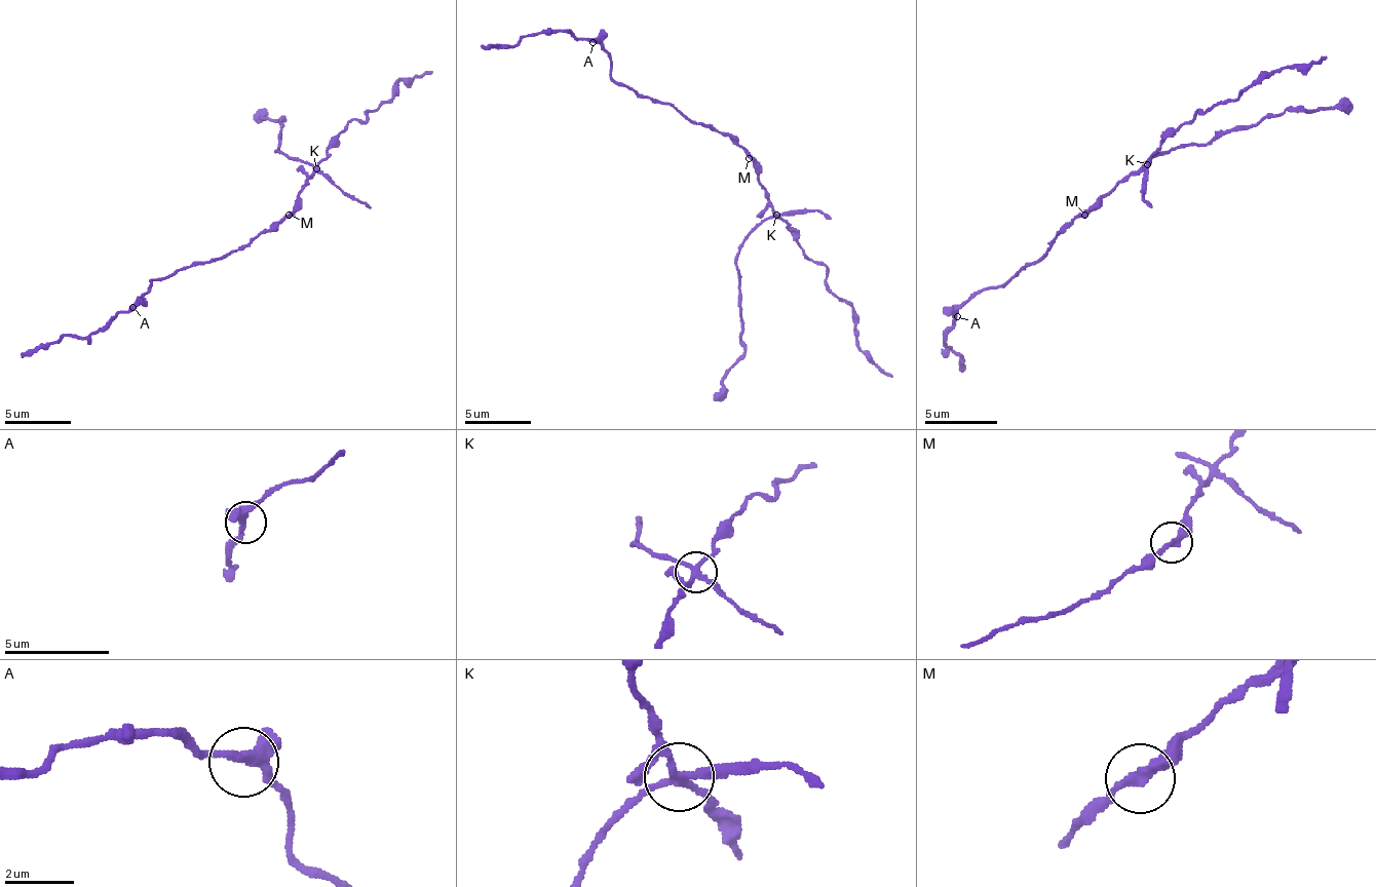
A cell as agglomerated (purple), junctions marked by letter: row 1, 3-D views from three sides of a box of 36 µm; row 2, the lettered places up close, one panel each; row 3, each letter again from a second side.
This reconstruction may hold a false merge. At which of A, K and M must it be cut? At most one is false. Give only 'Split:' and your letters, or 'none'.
Split: K

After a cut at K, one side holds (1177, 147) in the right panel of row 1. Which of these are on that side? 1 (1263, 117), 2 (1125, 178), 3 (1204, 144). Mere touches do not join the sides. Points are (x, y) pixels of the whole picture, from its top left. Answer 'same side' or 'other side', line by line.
1: same side
2: other side
3: same side

